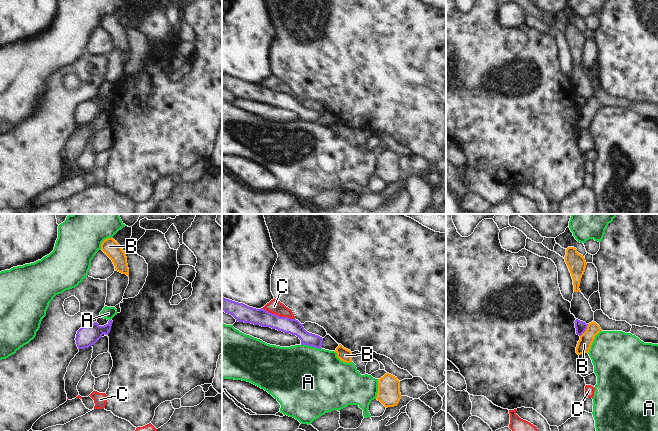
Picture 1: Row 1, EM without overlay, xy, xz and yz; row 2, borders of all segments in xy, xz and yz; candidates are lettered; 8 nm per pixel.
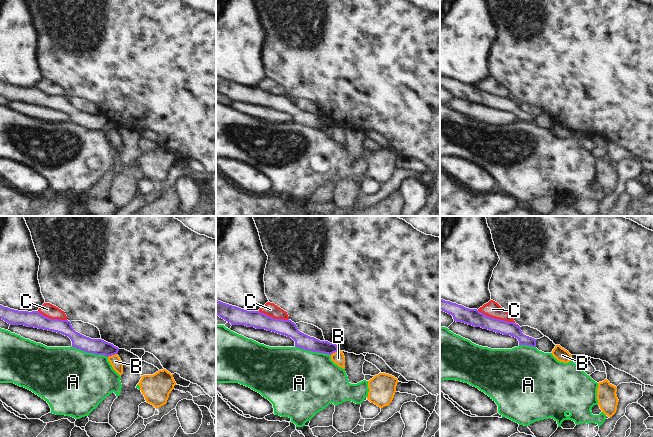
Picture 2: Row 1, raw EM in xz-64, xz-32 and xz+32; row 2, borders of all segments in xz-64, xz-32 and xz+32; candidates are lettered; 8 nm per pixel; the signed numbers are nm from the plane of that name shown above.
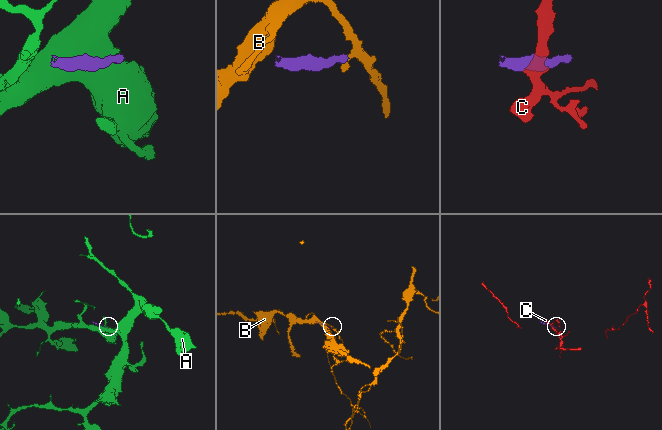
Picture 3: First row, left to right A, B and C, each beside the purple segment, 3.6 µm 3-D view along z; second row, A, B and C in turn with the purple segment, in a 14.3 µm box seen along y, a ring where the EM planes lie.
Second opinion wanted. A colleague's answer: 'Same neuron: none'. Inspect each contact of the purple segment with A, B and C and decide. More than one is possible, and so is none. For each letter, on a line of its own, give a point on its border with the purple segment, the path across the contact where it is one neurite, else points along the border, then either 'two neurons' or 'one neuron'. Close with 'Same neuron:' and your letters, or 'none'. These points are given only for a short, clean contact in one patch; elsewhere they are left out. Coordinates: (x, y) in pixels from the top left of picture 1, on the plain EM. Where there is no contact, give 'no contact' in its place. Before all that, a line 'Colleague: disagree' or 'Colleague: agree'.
Colleague: agree
A: xz (311, 121) | along xz (301, 120), (321, 124) | two neurons
B: yz (585, 106) | along yz (588, 100), (580, 112) | two neurons
C: xz (277, 91) | along xz (262, 84), (280, 92), (294, 95) | two neurons
Same neuron: none

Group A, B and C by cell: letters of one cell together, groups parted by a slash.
A / B / C

